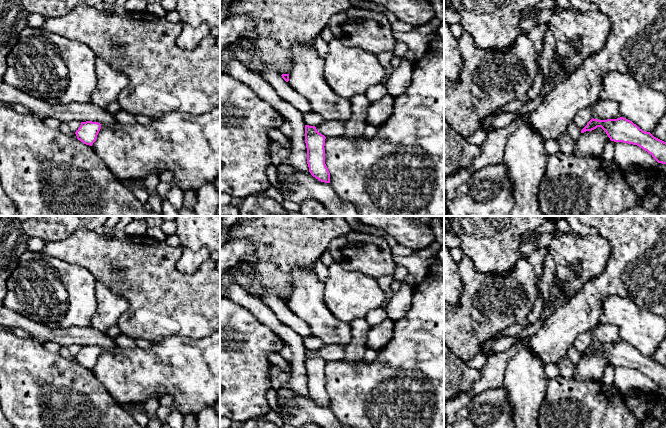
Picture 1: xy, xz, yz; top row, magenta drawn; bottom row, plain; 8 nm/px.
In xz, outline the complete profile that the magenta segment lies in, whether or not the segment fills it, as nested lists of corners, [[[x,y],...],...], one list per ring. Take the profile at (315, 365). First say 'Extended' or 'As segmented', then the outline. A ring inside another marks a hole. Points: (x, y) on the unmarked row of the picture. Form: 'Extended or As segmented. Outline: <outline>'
As segmented. Outline: [[[305,349],[305,367],[309,396],[321,406],[330,407],[330,397],[325,388],[325,363],[315,350]]]

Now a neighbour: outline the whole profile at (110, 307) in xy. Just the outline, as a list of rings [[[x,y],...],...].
[[[96,283],[95,292],[97,309],[91,319],[90,327],[107,334],[111,327],[117,325],[129,303],[126,298],[116,295],[103,283]]]

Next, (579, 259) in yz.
[[[562,232],[552,237],[547,249],[555,261],[555,278],[562,286],[560,294],[564,300],[574,297],[589,281],[600,276],[611,255],[609,242],[599,234],[575,235],[573,232]]]

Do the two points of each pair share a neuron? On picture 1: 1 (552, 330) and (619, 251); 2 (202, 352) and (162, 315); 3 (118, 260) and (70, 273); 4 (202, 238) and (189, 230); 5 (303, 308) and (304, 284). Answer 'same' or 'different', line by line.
1: same
2: different
3: different
4: same
5: same

